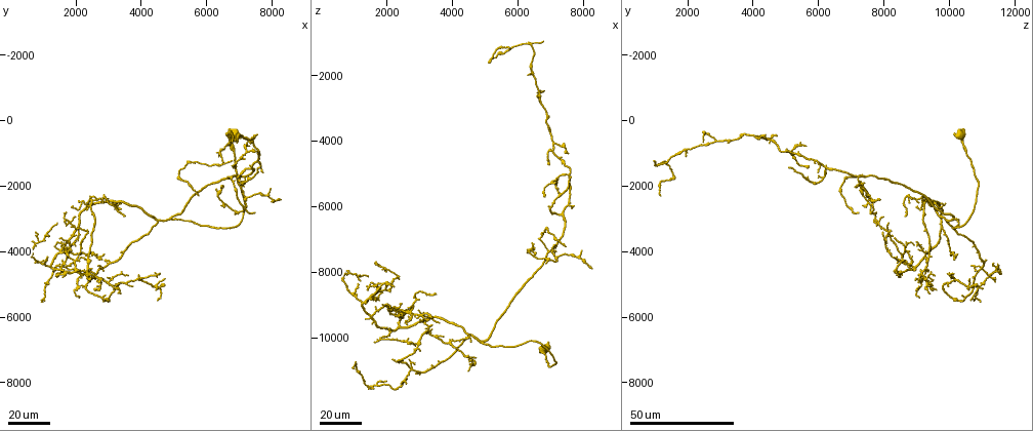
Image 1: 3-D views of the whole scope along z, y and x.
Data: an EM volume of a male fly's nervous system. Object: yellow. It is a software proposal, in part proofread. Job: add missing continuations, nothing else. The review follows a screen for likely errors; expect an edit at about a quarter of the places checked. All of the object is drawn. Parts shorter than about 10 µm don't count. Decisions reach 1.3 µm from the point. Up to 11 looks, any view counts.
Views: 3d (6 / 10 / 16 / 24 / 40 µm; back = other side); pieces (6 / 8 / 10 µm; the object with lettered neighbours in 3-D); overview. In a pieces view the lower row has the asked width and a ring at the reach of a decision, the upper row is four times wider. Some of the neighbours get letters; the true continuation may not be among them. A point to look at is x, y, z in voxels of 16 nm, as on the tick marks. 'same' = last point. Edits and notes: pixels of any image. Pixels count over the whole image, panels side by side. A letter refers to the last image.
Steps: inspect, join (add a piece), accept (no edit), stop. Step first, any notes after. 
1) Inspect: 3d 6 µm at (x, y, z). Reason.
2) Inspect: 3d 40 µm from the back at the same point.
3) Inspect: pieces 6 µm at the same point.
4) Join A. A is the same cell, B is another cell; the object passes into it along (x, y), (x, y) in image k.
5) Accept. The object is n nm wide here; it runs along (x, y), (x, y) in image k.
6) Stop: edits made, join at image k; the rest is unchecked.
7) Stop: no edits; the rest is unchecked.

Inspect: 3d 40 µm at (3400, 4000, 10850). Free end.

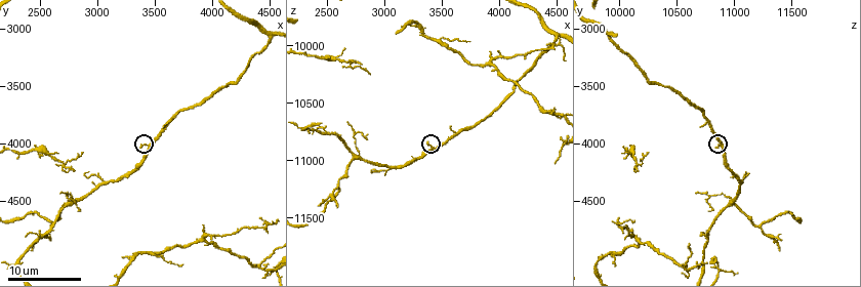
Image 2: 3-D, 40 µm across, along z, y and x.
Inspect: pieces 10 µm at (3380, 4020, 10840).

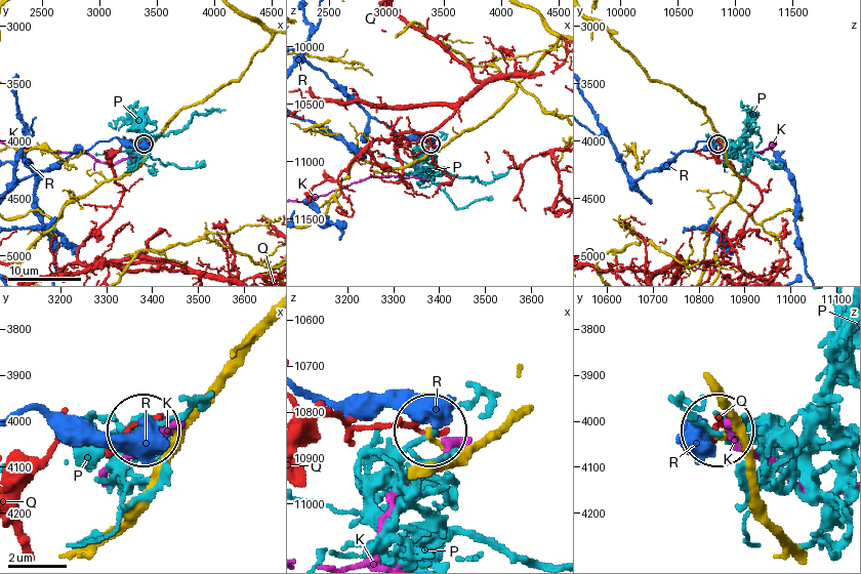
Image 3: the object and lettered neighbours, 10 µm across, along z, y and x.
Accept. K, P, Q and R are other cells; it runs along (718, 393), (739, 426), (723, 434) in image 3; none of them fits.

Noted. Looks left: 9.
Inspect: 3d 40 µm at (6900, 550, 4750).

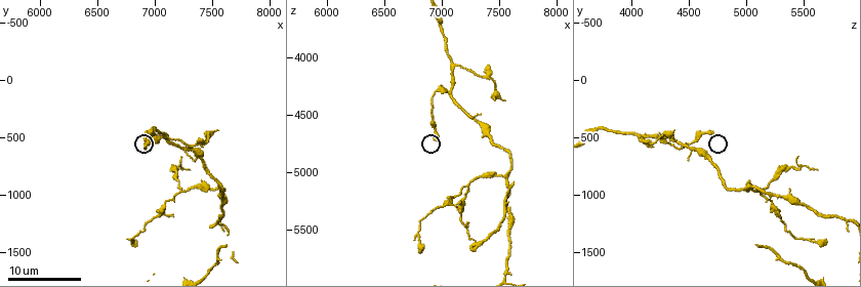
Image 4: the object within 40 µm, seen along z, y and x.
Inspect: pieces 8 µm at (6960, 480, 4700).

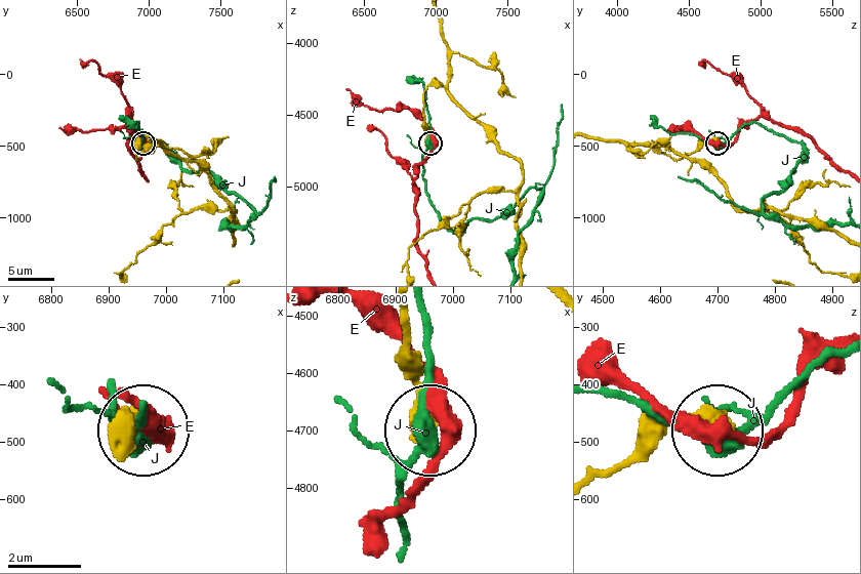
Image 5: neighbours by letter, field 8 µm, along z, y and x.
Accept. The object is 350 nm wide here; E and J are other cells; no lettered piece goes on from it.

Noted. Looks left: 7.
Inspect: 3d 40 µm at (7700, 1600, 6050).

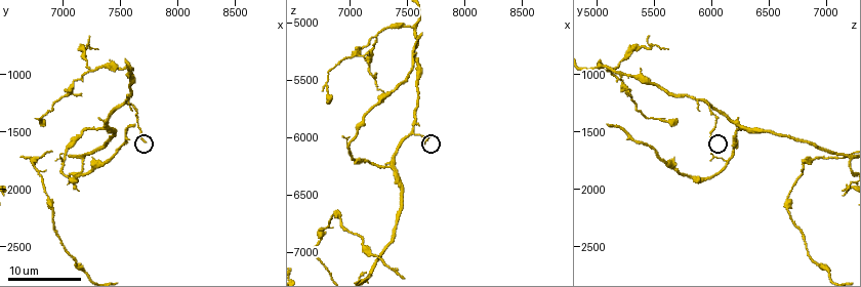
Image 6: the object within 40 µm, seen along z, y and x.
Inspect: pieces 6 µm at (7720, 1560, 5960).

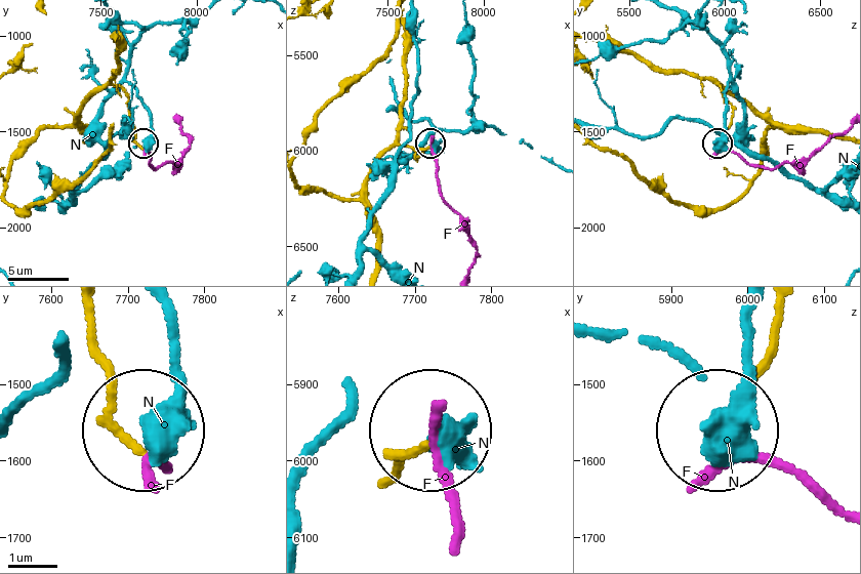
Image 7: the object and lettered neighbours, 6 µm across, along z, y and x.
Join F. The object is 140 nm wide here; F is the same cell, N is another cell; the object passes into it along (387, 472), (433, 447), (448, 533) in image 7; the cell continues.

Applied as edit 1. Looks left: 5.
Inspect: overview.

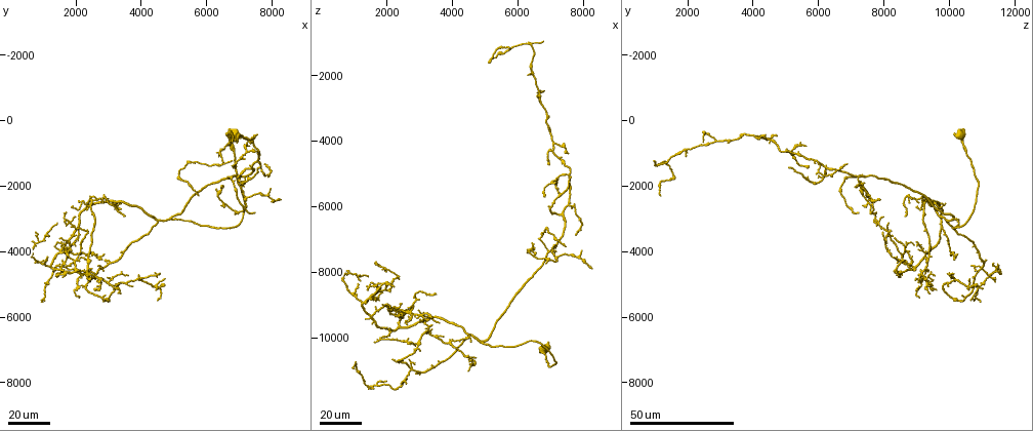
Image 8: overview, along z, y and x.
Inspect: 3d 24 µm at (7500, 2750, 7200). End of a long branch.

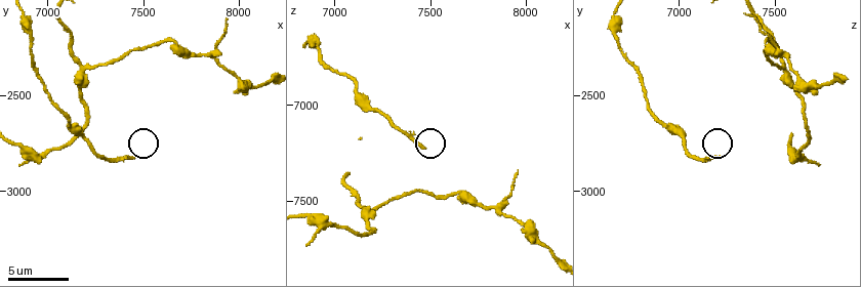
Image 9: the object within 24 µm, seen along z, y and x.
Inspect: pieces 8 µm at (7460, 2820, 7220). See the neighbours.

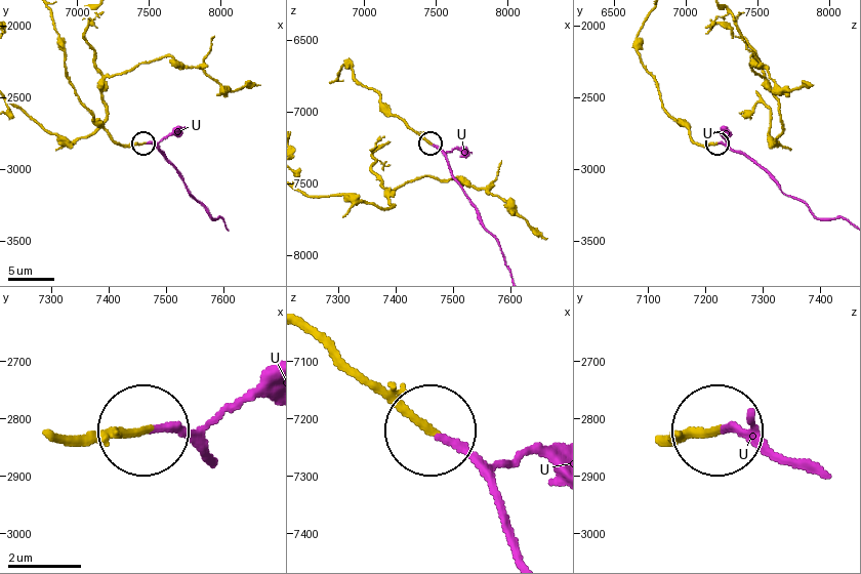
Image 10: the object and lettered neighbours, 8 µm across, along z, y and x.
Join U. U is the same cell; the object passes into it along (339, 356), (474, 463), (517, 556) in image 10; it goes on there.

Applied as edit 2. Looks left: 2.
Inspect: pieces 10 µm at (7620, 1420, 5100).

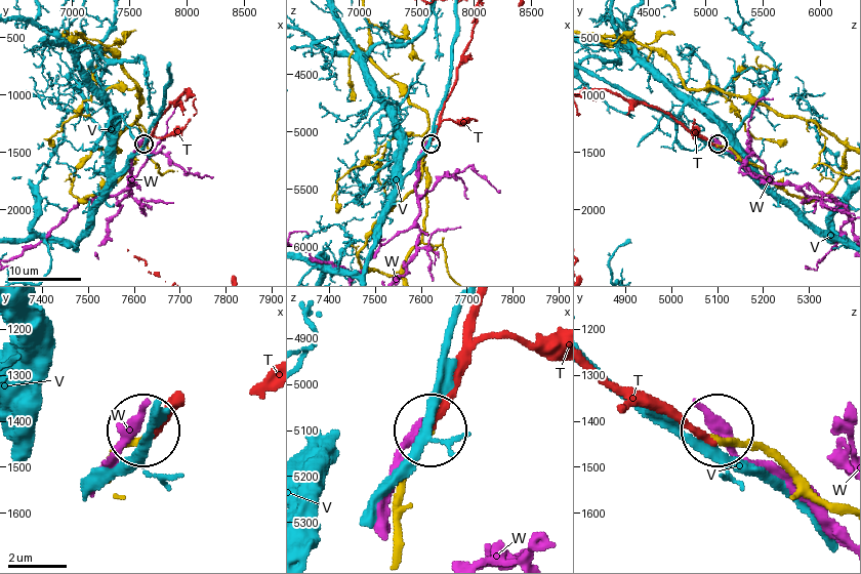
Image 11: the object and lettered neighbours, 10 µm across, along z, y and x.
Join T. T is the same cell, V and W are other cells; the object passes into it along (789, 475), (762, 452), (696, 438), (593, 379) in image 11; it goes on there.

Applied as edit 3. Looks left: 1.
Stop: edits made, join at image 7, join at image 10, join at image 11; the rest is unchecked.

